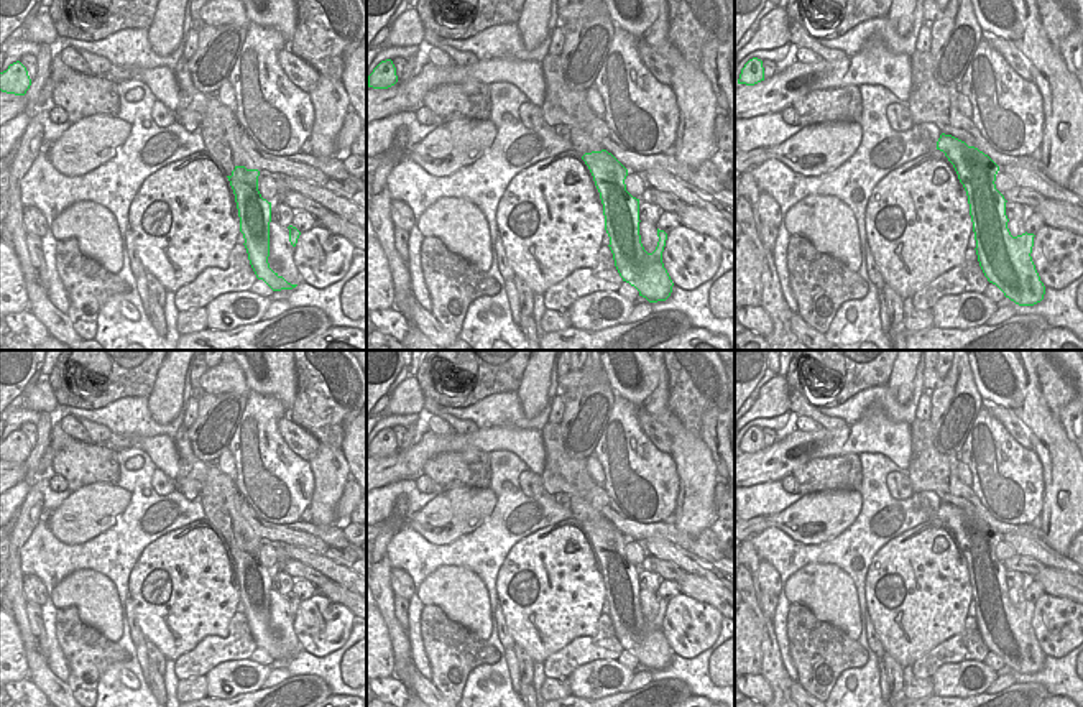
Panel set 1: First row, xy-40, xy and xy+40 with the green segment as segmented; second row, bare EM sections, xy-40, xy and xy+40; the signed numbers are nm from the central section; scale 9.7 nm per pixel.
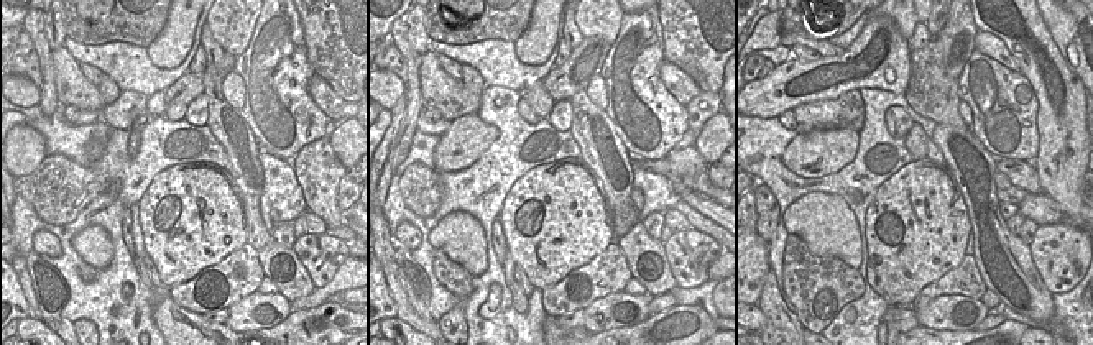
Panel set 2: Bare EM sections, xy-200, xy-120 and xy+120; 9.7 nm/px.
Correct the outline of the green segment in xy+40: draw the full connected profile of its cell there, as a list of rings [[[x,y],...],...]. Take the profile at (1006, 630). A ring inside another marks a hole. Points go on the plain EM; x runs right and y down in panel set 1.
[[[942,501],[937,518],[943,520],[963,552],[979,635],[989,651],[1019,674],[1044,668],[1045,654],[1032,630],[1034,602],[1012,605],[1007,597],[1006,567],[996,557],[999,534],[983,520]]]

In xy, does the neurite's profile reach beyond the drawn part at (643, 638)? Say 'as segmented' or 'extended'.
as segmented

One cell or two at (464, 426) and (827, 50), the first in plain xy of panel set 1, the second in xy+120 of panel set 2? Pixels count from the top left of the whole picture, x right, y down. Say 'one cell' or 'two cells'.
one cell

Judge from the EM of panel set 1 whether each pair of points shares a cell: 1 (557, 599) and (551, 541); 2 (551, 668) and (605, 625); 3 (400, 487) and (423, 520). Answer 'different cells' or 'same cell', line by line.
1: same cell
2: same cell
3: different cells

